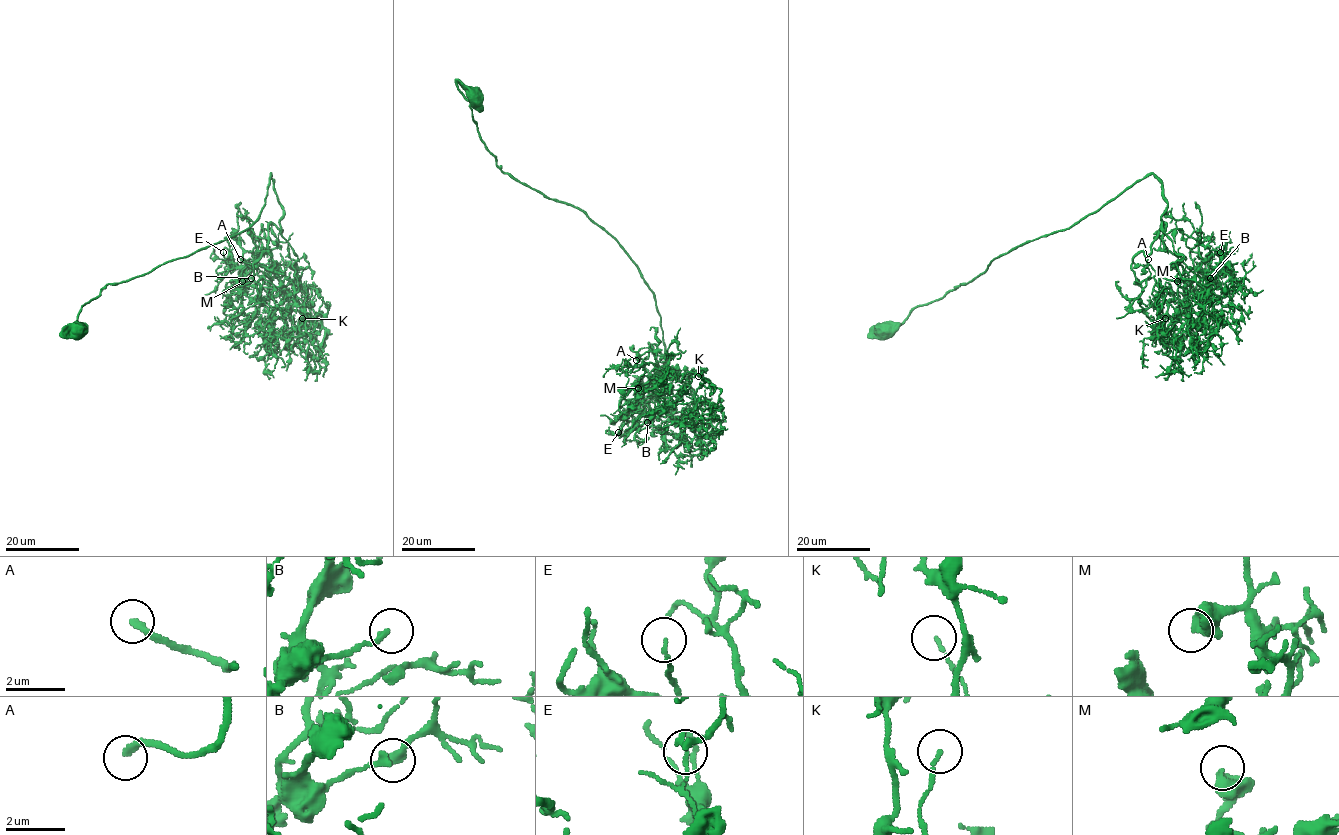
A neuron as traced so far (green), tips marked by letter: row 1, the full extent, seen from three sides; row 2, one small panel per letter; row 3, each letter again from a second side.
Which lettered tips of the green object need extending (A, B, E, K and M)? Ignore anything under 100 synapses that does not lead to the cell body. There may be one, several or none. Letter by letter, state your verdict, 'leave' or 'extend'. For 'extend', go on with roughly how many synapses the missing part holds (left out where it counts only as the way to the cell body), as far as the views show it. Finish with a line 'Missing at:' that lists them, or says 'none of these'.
A: extend | 850 syn
B: leave
E: leave
K: leave
M: leave
Missing at: A

